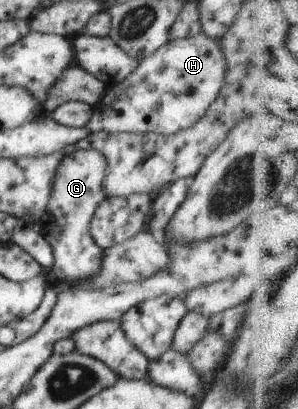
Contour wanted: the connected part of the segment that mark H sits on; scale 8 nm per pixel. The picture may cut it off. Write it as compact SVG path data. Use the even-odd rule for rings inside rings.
M203 31L180 40L169 40L154 54L139 61L138 68L134 68L120 84L105 84L100 102L92 106L92 116L86 126L90 133L104 131L116 134L120 132L148 134L158 132L168 137L169 134L176 134L180 130L196 125L196 122L208 110L208 106L218 98L220 88L224 84L226 60L216 40L206 36Z

